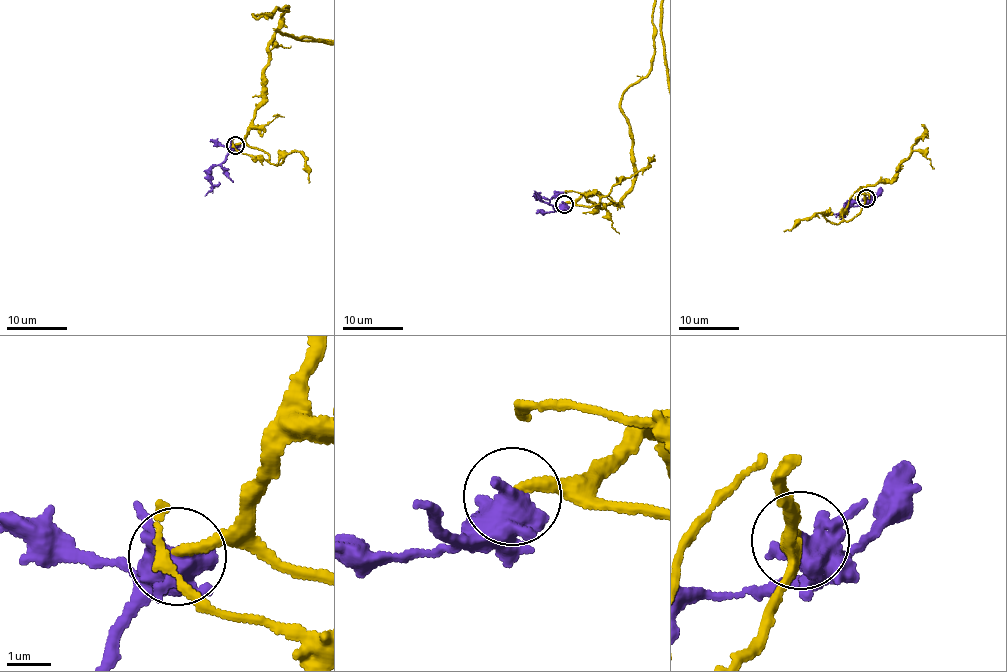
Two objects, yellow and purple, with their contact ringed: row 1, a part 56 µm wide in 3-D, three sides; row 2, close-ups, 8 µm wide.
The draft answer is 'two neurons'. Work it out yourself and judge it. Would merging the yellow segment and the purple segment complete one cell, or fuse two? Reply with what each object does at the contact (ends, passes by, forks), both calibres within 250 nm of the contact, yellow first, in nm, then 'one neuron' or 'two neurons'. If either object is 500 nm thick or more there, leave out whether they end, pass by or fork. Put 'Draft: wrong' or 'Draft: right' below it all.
240 nm thick on the yellow side, 550 nm on the other; one neuron
Draft: wrong

